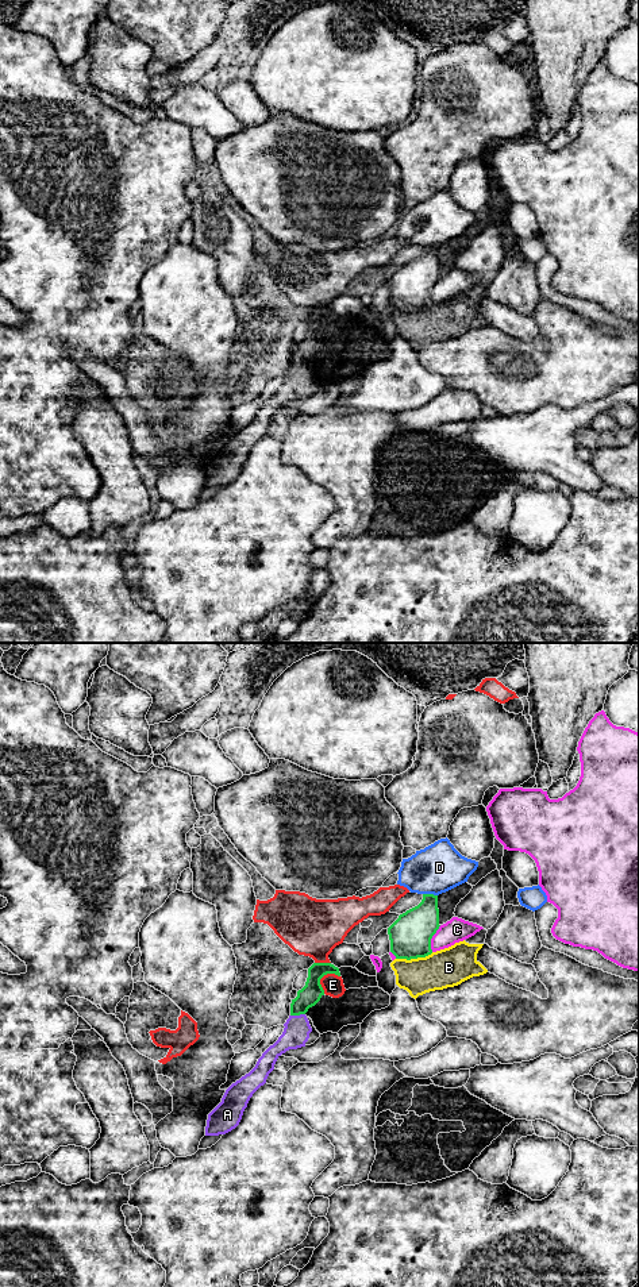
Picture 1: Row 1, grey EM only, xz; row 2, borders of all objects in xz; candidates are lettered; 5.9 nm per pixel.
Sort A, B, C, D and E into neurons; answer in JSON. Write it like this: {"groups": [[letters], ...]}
{"groups": [["A"], ["B"], ["C"], ["D"], ["E"]]}

